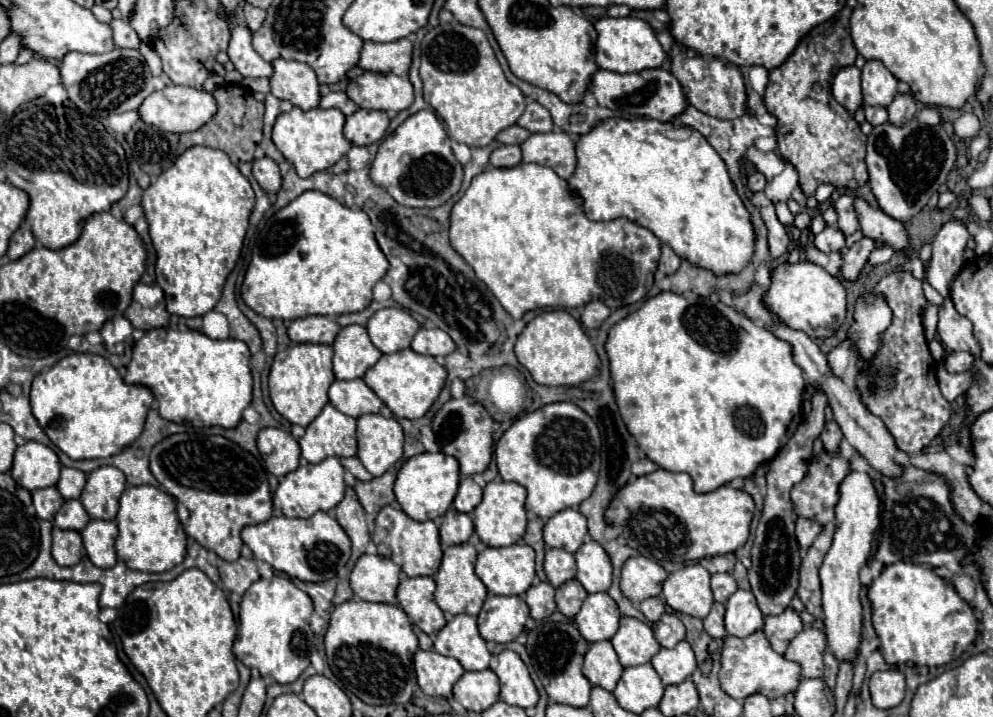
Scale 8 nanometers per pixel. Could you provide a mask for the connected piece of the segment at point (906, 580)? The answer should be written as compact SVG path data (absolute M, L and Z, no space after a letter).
M896 562L882 570L882 574L870 584L868 600L872 606L872 626L880 638L880 652L888 664L914 662L920 666L942 666L952 658L958 658L976 638L976 616L972 608L948 586L940 576L932 574L930 566Z

